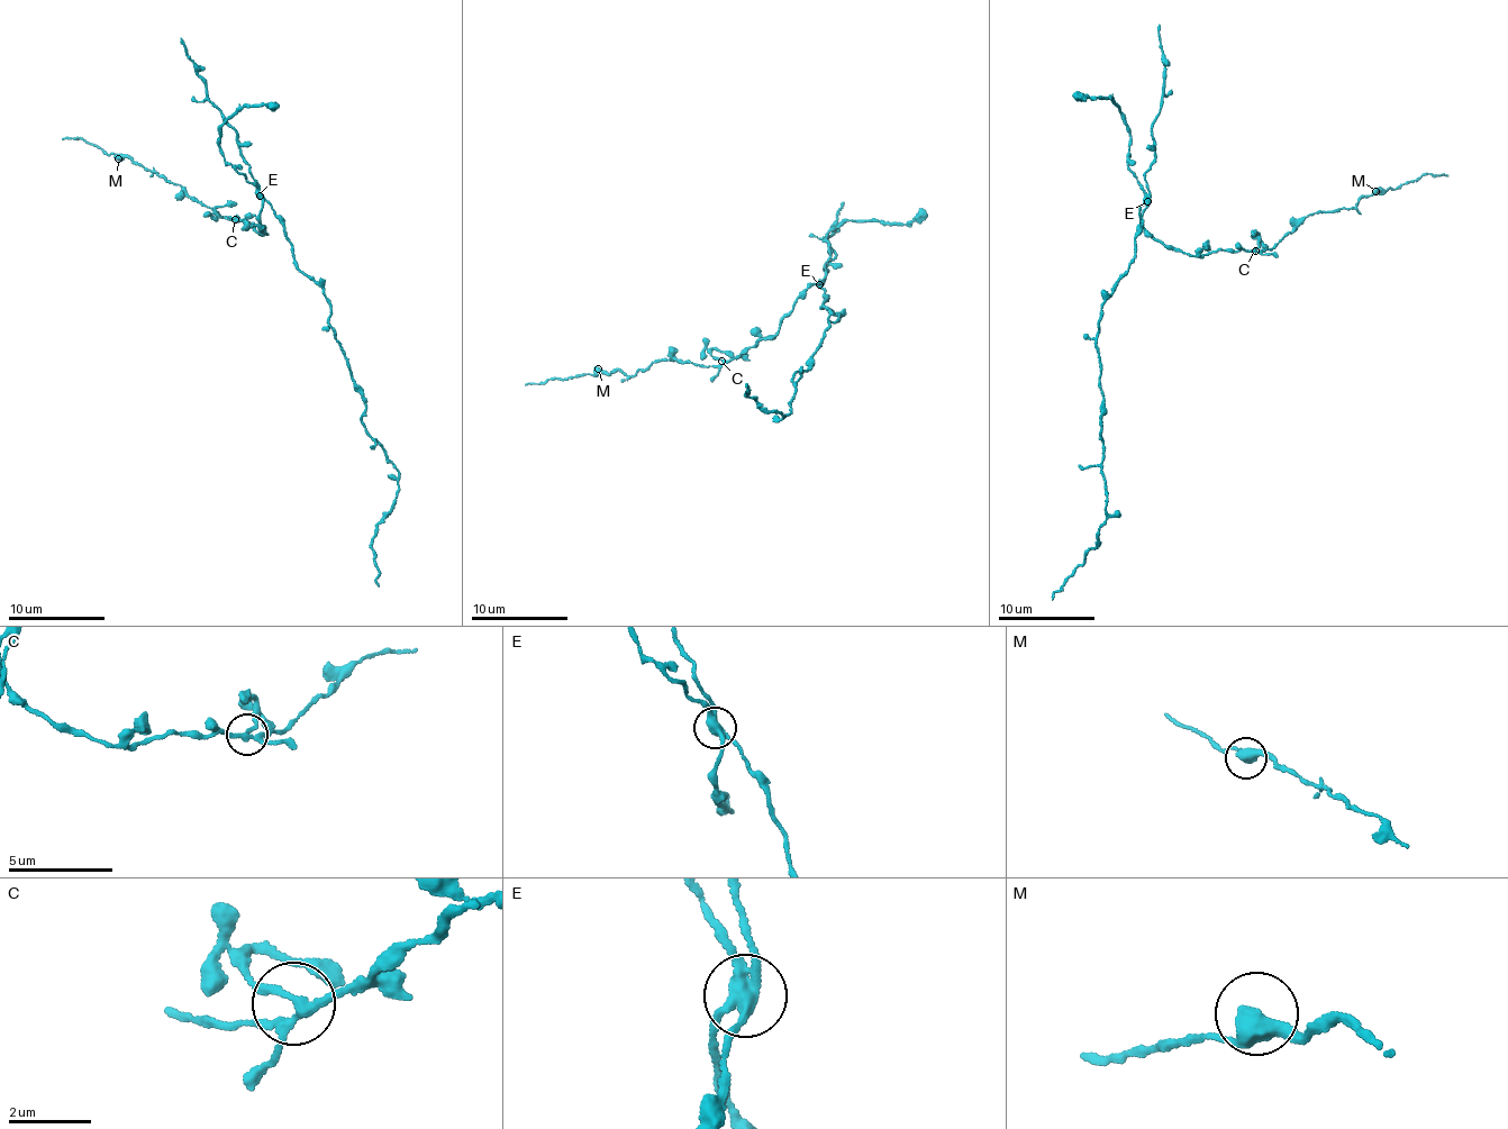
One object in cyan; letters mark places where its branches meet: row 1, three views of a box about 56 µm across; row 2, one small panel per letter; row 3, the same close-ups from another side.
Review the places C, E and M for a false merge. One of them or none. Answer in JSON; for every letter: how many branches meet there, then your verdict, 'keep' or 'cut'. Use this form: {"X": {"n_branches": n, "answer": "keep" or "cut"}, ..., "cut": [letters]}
{"C": {"n_branches": 4, "answer": "keep"}, "E": {"n_branches": 4, "answer": "cut"}, "M": {"n_branches": 2, "answer": "keep"}, "cut": ["E"]}

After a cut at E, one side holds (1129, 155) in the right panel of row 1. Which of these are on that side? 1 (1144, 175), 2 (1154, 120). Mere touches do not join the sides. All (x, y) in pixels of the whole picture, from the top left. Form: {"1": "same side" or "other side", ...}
{"1": "other side", "2": "other side"}

